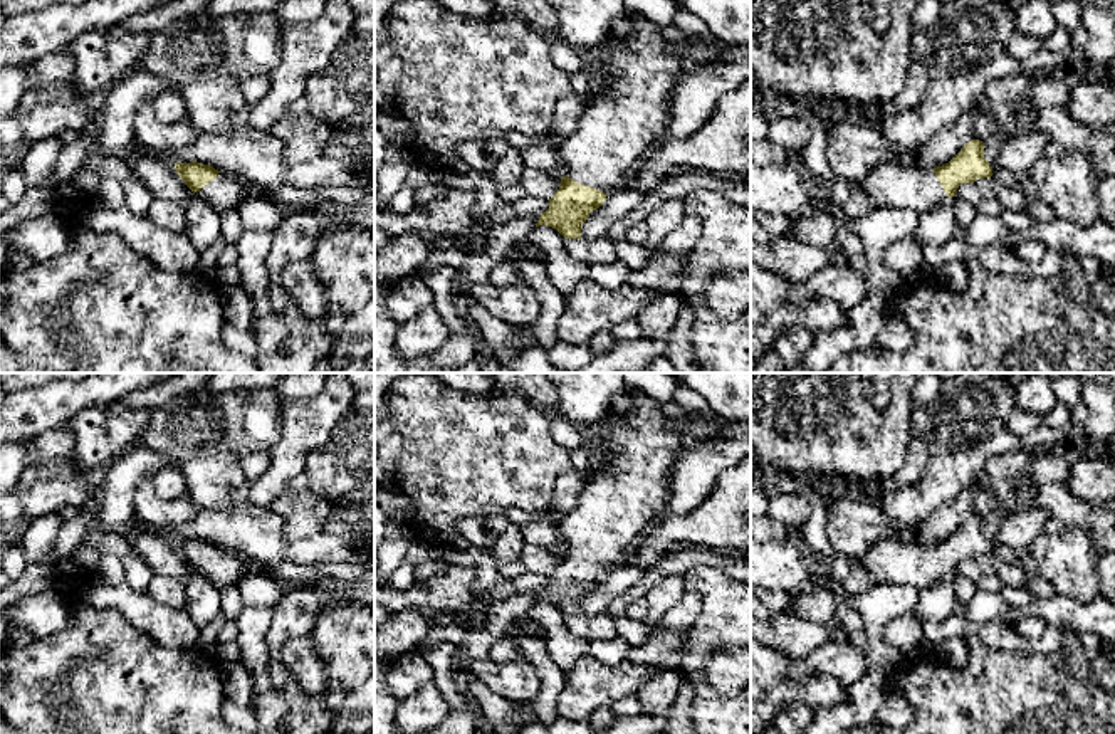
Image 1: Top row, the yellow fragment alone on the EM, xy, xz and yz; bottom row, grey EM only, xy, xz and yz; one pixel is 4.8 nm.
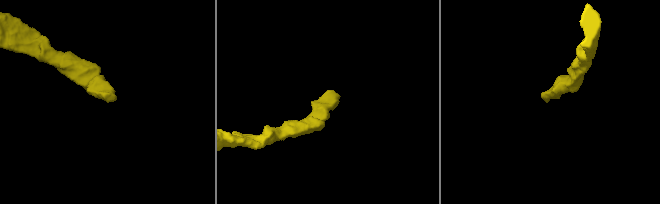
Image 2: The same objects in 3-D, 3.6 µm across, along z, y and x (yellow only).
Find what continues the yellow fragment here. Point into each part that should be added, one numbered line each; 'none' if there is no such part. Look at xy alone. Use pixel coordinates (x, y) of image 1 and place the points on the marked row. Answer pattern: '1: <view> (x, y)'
1: xy (225, 192)

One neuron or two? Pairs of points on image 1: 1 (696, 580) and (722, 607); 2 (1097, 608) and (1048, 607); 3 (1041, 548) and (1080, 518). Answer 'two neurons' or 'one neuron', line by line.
1: one neuron
2: one neuron
3: two neurons

